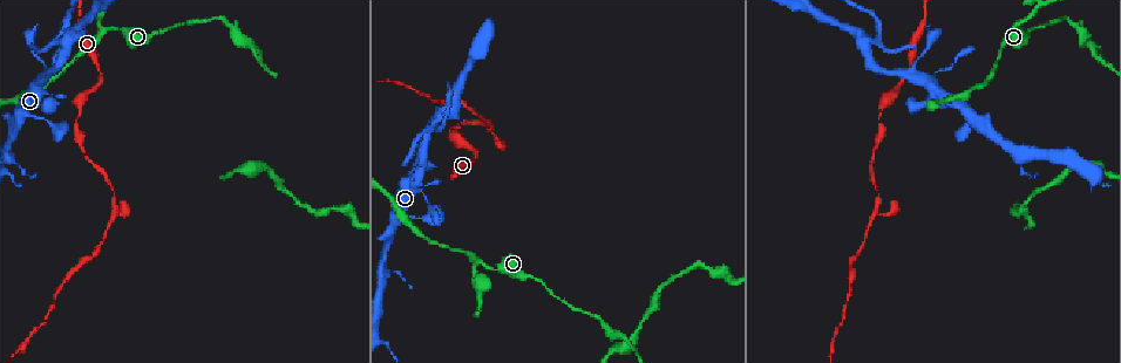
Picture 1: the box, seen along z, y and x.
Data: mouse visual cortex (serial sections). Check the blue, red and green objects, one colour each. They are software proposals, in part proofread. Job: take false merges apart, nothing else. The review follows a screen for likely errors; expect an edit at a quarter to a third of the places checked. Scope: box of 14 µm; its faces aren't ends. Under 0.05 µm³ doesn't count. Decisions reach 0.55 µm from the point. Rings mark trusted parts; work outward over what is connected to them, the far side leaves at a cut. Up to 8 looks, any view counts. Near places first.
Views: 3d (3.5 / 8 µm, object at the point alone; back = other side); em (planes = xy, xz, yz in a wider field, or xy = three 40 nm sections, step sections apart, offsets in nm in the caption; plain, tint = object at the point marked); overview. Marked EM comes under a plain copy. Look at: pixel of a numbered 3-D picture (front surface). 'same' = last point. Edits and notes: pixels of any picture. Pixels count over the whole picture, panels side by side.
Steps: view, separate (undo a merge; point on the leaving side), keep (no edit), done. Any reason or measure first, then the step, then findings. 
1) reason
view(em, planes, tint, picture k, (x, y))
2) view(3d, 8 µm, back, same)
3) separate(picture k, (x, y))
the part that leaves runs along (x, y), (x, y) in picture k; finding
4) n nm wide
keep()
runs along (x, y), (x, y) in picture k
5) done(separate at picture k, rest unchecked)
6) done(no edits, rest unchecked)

small branch off a trunk
view(em, xy, step 5, tint, picture 1, (421, 185))

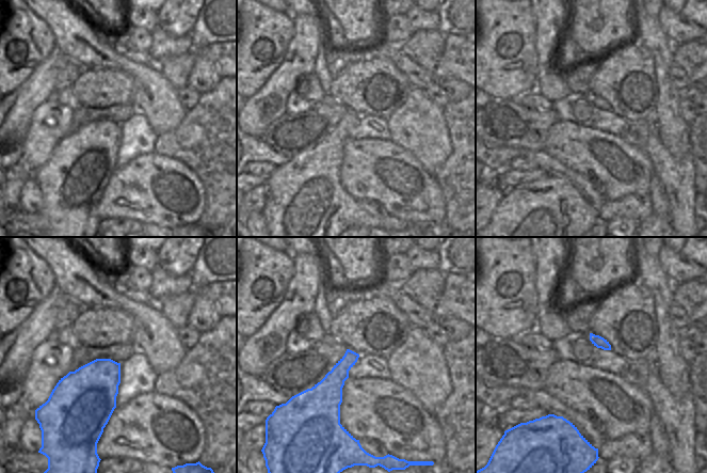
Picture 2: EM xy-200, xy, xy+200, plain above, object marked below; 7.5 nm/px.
wider look
view(3d, 3.5 µm, back, same)

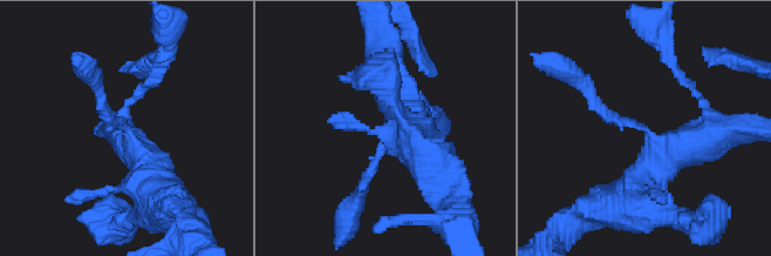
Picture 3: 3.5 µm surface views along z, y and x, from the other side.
arms of 100, 450, 600 nm
keep()
continuous, no second cell

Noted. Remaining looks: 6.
calibre changes
view(3d, 3.5 µm, picture 1, (863, 46))

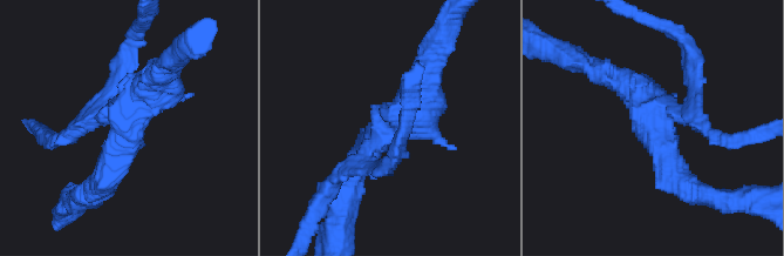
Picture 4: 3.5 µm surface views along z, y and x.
shape alone is not enough
view(em, xy, step 3, tint, picture 4, (126, 120))

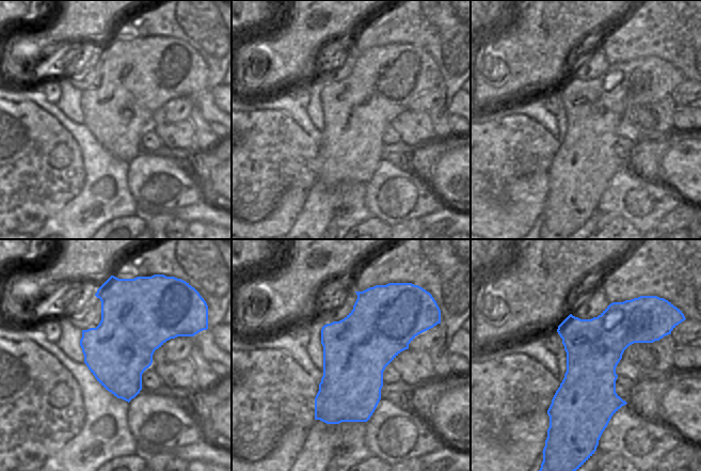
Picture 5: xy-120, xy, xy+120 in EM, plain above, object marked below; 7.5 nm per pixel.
separate(picture 4, (696, 68))
the part that leaves runs along (687, 109), (693, 55), (663, 27) in picture 4; two cells meet here

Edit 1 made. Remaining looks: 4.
view(overview)

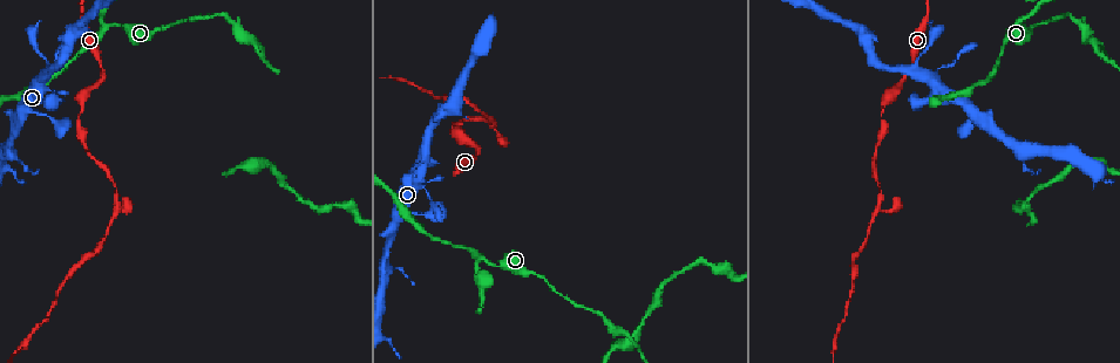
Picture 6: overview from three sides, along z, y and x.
abrupt turn
view(3d, 3.5 µm, back, picture 6, (484, 257))

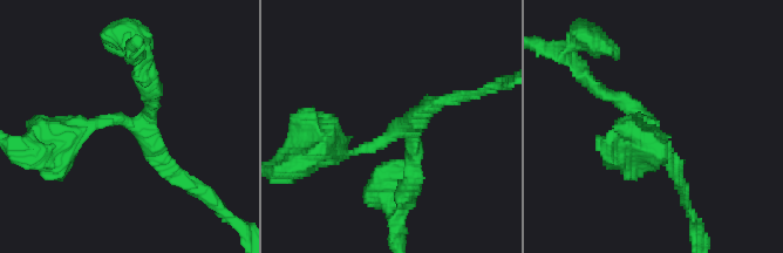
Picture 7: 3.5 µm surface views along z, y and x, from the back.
3 arms; arms of 200, 200, 200 nm
view(em, planes, tint, picture 7, (396, 128))

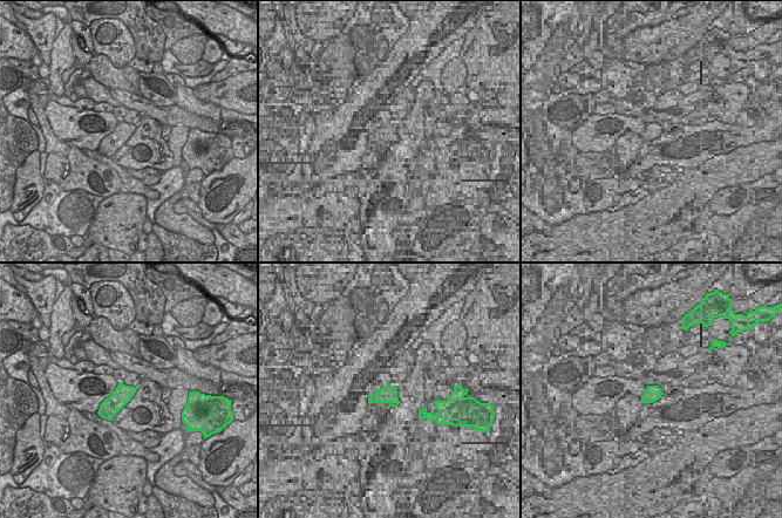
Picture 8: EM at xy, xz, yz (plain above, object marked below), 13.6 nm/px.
view(em, xy, step 3, tint, same)

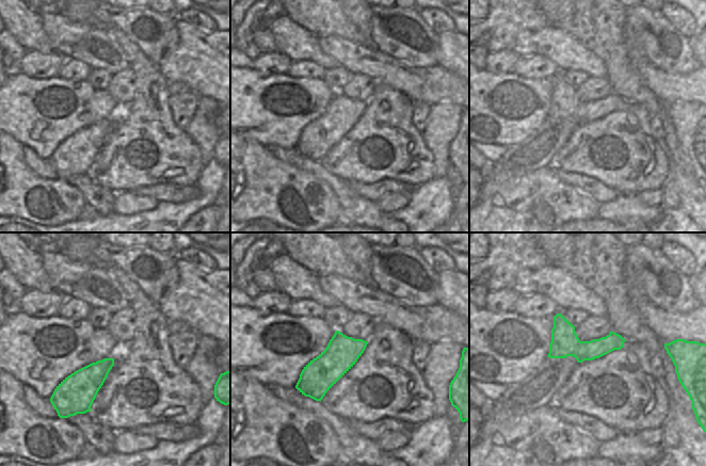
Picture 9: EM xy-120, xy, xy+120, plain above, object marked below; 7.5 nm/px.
keep()
one cell here

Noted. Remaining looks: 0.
done(separate at picture 4, rest unchecked)

